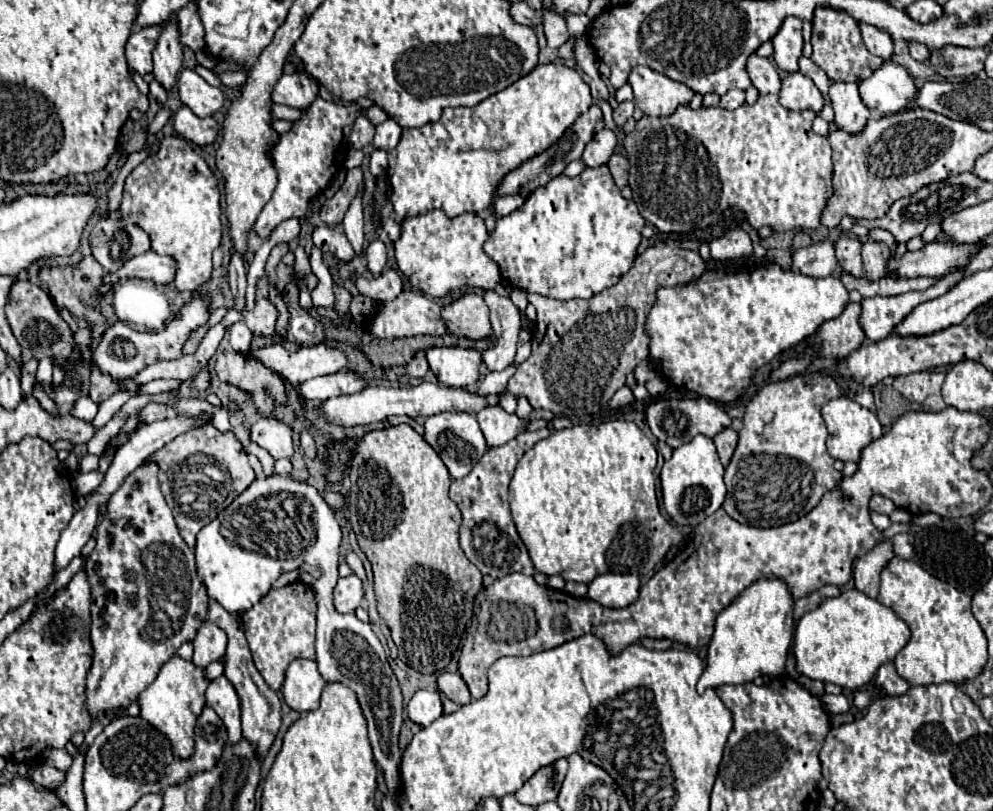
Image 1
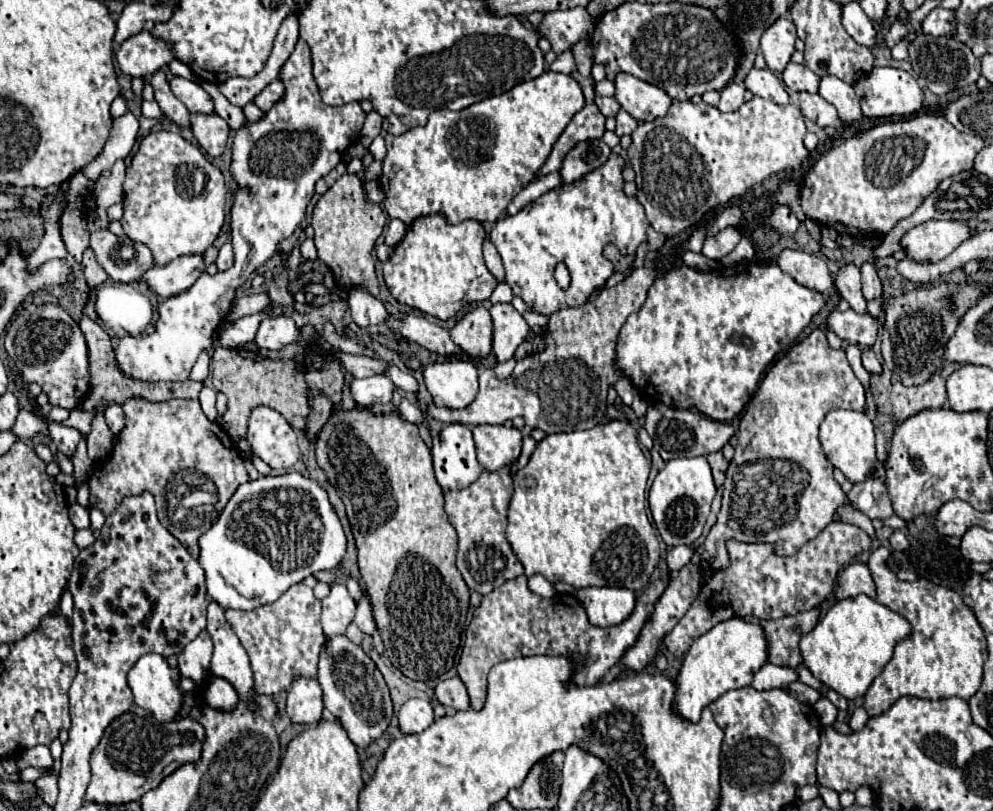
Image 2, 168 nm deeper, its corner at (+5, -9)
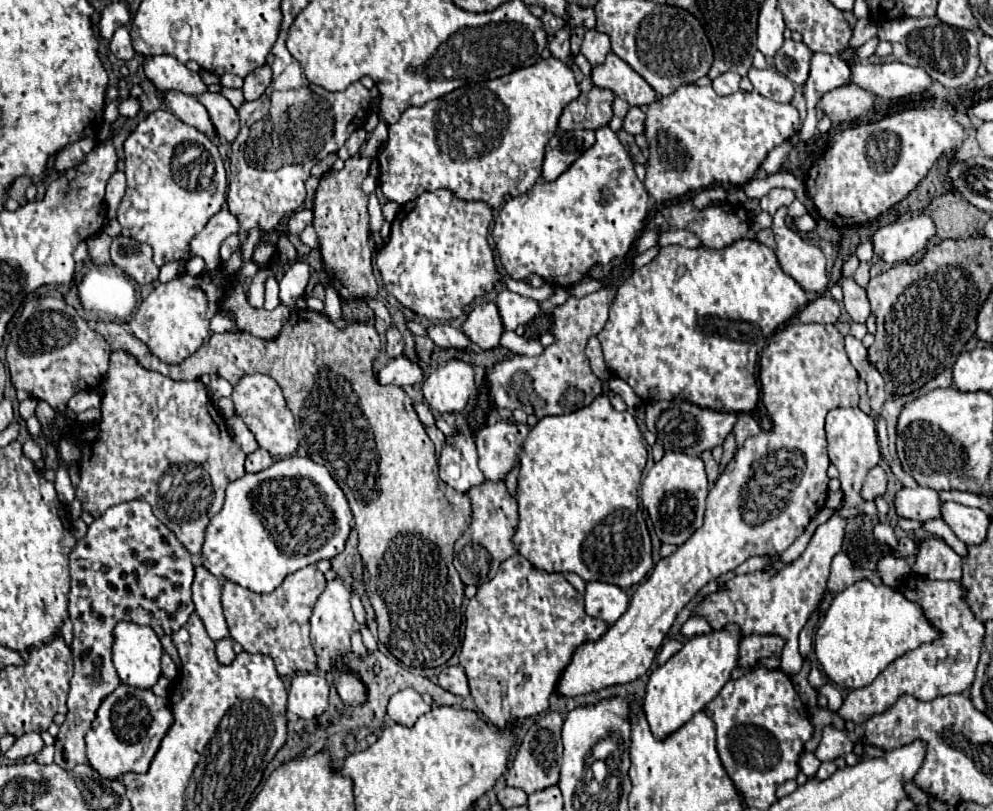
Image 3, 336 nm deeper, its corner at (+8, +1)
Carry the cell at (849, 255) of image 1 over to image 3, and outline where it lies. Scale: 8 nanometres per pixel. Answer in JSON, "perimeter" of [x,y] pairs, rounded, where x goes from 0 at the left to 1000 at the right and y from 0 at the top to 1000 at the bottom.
{"perimeter":[[[847,344],[847,356],[849,356],[849,374],[857,393],[861,398],[871,398],[877,388],[877,379],[875,379],[871,356],[867,356],[859,344]]]}

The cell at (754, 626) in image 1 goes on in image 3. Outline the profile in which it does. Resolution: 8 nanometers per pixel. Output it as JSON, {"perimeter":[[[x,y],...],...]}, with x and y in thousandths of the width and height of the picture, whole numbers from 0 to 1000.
{"perimeter":[[[732,771],[726,778],[696,785],[684,805],[680,805],[670,820],[662,822],[650,850],[648,879],[662,911],[670,911],[690,894],[702,877],[706,877],[716,862],[720,862],[726,847],[734,840],[736,827],[742,822],[746,776]]]}

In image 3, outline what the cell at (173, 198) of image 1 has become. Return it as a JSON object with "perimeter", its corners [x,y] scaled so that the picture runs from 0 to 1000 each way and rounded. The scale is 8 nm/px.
{"perimeter":[[[172,137],[150,139],[136,162],[124,176],[126,186],[126,216],[128,236],[118,260],[118,273],[124,280],[124,290],[136,297],[148,300],[154,307],[154,322],[158,329],[180,322],[190,309],[190,297],[208,277],[208,273],[227,253],[229,245],[229,218],[225,196],[215,174],[178,147]]]}

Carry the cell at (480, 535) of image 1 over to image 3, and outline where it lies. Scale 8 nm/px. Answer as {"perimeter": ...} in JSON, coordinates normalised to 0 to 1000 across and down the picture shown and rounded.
{"perimeter":[[[488,593],[482,600],[476,600],[472,608],[474,620],[476,620],[476,645],[472,652],[460,665],[458,670],[458,702],[462,704],[462,711],[466,721],[486,721],[490,719],[503,702],[503,697],[521,682],[517,672],[517,660],[523,647],[523,635],[521,635],[521,615],[517,615],[509,596],[492,596]]]}

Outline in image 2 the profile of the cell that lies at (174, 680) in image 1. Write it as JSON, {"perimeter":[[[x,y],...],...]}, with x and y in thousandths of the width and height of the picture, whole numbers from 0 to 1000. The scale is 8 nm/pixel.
{"perimeter":[[[145,808],[133,827],[129,830],[129,845],[135,855],[135,867],[143,872],[147,879],[151,879],[159,891],[171,891],[181,882],[181,874],[185,869],[185,852],[181,847],[181,825],[175,825],[169,820],[169,815],[161,808]]]}

